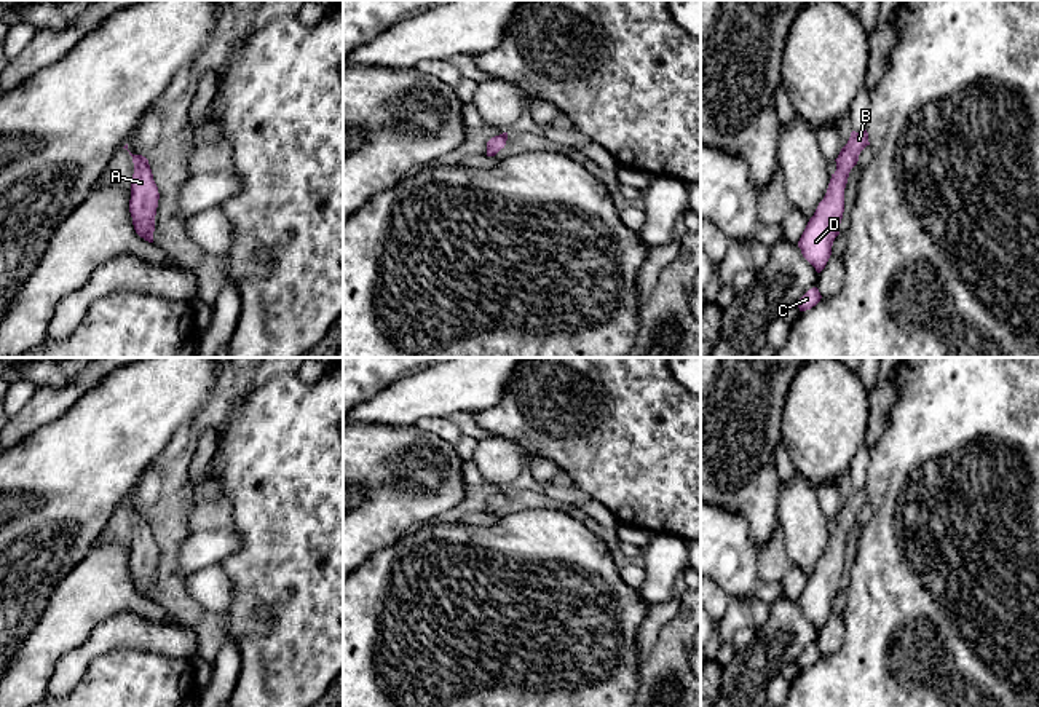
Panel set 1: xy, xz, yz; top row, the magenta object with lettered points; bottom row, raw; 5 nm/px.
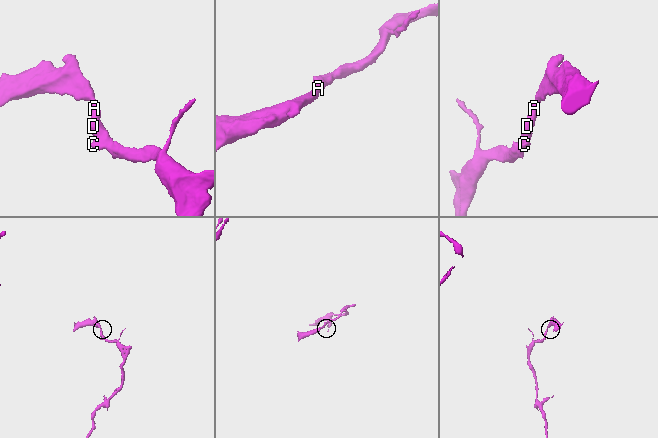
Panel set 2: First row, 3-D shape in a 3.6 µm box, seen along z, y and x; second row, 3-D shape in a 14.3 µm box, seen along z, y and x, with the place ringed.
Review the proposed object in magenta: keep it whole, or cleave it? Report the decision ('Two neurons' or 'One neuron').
One neuron

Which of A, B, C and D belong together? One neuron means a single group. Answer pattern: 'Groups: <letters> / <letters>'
Groups: A B C D

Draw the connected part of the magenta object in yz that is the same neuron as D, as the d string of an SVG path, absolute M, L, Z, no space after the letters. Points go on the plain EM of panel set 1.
M867 487L851 490L847 501L841 506L836 528L832 531L827 551L809 576L800 598L803 614L820 630L830 613L844 570L844 546L851 527L857 522L860 509L870 503Z

